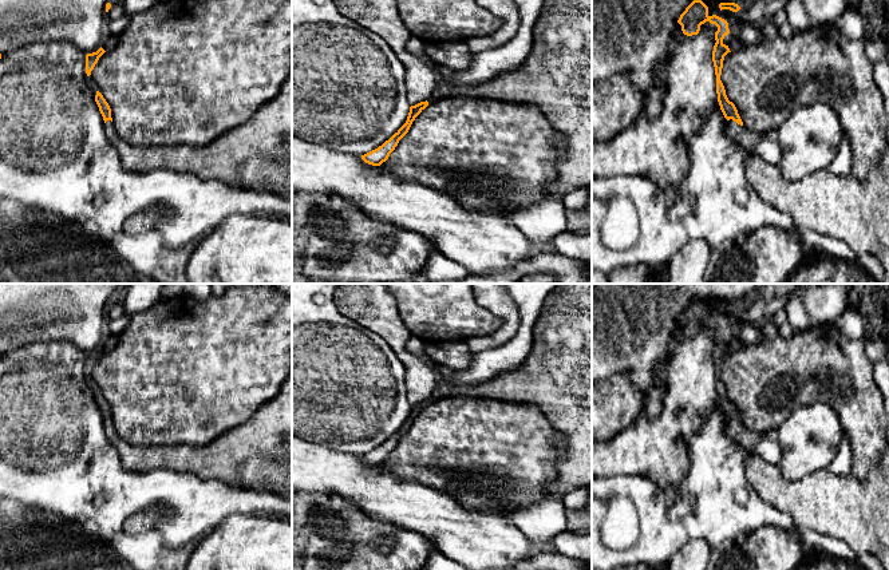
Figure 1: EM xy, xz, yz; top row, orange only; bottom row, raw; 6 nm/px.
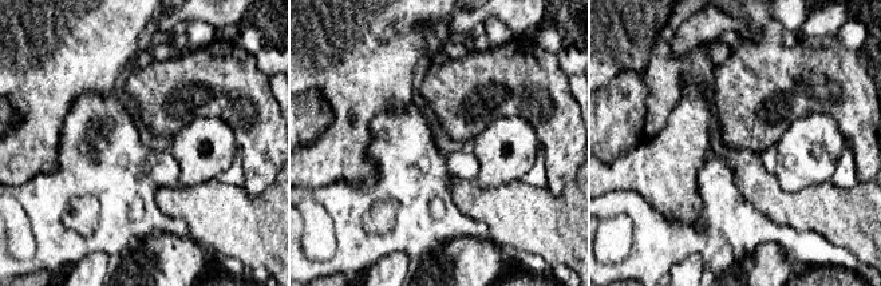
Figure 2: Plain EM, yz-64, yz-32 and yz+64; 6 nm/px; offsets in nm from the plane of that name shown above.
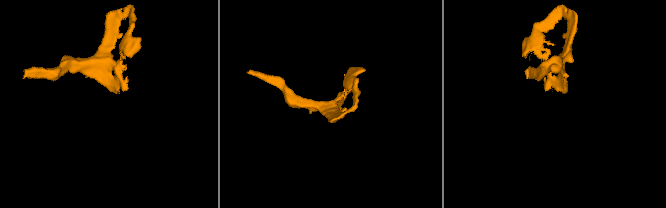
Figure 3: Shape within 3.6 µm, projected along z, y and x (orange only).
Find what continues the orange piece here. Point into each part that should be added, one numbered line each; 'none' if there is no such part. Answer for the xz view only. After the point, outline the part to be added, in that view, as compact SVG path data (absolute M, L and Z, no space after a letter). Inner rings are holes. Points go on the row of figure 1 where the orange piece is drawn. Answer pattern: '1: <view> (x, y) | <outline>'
1: xz (556, 76) | M544 0L526 60L482 84L463 84L458 74L444 70L427 102L430 106L453 96L537 106L565 138L565 154L557 162L557 177L548 185L549 195L561 198L576 187L592 186L592 0Z

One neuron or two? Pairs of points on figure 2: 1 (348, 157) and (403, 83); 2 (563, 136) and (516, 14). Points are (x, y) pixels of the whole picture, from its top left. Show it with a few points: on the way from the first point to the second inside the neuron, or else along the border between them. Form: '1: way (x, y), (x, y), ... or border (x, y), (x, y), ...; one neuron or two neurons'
1: way (348, 136), (359, 119), (383, 95); one neuron
2: border (521, 35), (514, 38); two neurons

